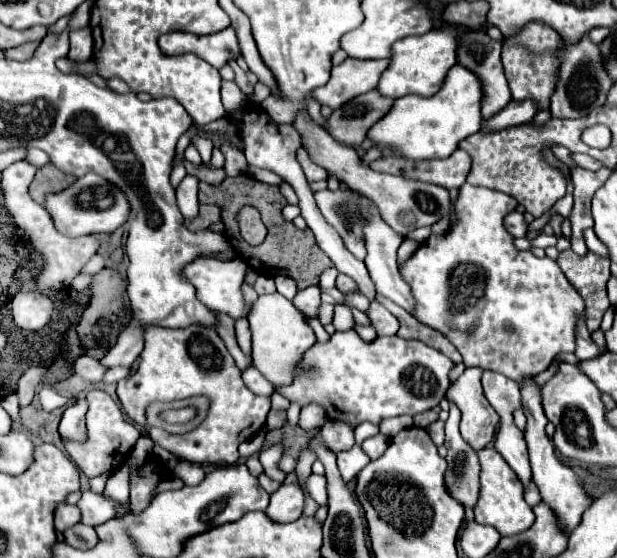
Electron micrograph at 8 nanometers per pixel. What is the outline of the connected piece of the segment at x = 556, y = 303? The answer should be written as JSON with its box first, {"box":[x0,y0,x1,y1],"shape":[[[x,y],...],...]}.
{"box":[399,184,583,382],"shape":[[[463,184],[455,200],[459,222],[443,236],[429,236],[421,248],[399,266],[399,274],[411,286],[415,298],[413,316],[443,332],[463,356],[465,366],[495,370],[521,382],[523,376],[543,372],[557,354],[575,350],[575,318],[583,314],[583,300],[557,268],[555,260],[535,258],[531,252],[515,250],[513,236],[503,228],[503,216],[513,212],[515,206],[517,200],[509,194]]]}

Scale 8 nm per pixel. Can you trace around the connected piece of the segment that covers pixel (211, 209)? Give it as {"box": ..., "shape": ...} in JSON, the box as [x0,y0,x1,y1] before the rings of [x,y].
{"box":[185,206,221,232],"shape":[[[201,206],[199,218],[187,220],[185,224],[187,224],[187,228],[189,228],[191,232],[199,232],[199,230],[209,228],[211,224],[217,224],[217,222],[221,222],[221,210],[219,210],[219,206]]]}

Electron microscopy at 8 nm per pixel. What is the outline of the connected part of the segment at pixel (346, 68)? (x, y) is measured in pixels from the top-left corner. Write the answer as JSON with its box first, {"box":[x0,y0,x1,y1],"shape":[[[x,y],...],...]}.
{"box":[313,58,389,110],"shape":[[[347,58],[339,66],[333,66],[329,82],[315,88],[313,98],[321,102],[321,106],[329,106],[331,110],[335,110],[347,100],[373,90],[387,64],[389,60]]]}

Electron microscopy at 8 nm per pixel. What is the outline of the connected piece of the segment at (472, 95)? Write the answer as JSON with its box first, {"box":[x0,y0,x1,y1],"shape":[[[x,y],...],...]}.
{"box":[367,64,481,160],"shape":[[[455,64],[437,94],[429,98],[403,96],[393,102],[391,110],[375,122],[367,138],[381,150],[381,158],[405,158],[405,160],[435,160],[447,158],[457,150],[459,140],[479,132],[481,128],[481,84],[473,72]]]}

